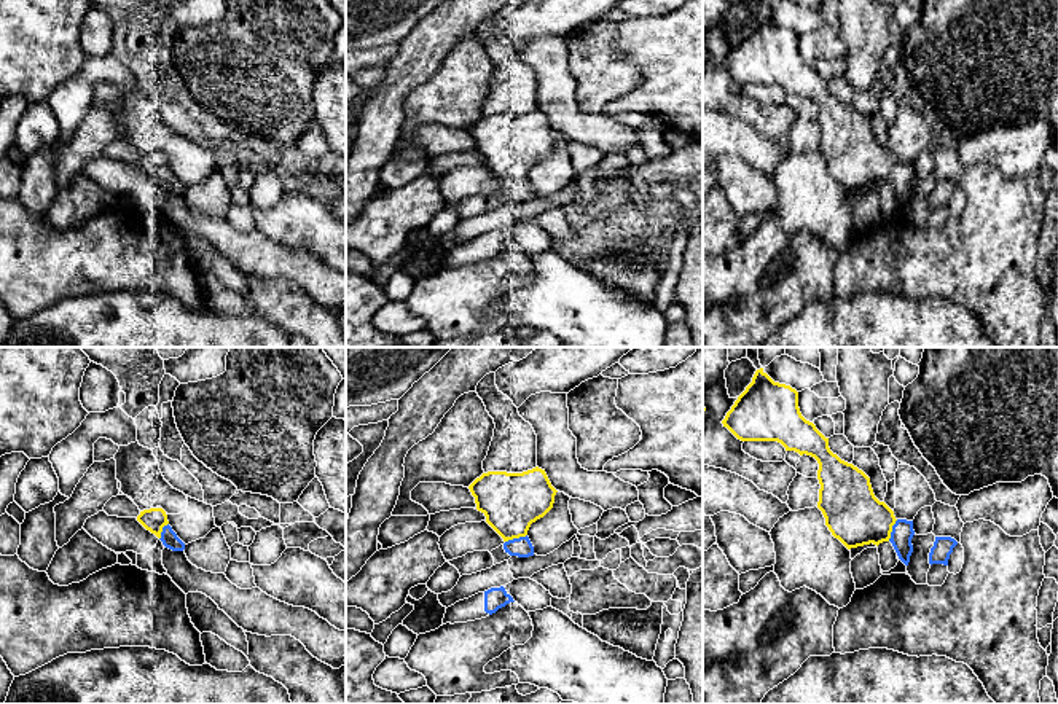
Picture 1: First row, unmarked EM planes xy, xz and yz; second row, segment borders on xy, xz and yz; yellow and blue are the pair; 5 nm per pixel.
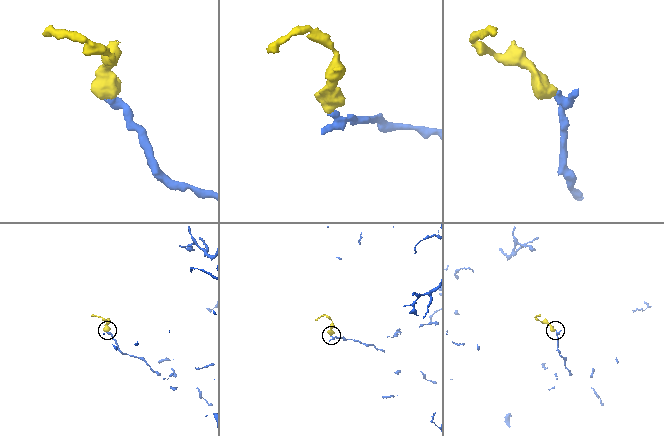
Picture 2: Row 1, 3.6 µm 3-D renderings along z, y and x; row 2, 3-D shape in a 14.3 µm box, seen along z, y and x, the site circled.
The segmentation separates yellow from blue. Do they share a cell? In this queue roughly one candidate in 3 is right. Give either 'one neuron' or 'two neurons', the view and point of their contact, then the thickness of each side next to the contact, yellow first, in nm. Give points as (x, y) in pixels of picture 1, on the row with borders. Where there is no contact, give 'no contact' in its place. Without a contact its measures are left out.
one neuron | xz (515, 537) | 300/100 nm

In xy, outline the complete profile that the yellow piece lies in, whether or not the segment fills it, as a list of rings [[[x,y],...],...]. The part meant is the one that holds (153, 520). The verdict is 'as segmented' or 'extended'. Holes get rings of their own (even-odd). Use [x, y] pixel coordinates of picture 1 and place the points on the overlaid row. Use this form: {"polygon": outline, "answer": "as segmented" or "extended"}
{"polygon": [[[150,508],[140,511],[137,521],[151,534],[155,534],[166,548],[172,551],[183,551],[185,543],[177,537],[167,521],[167,514],[163,508]]], "answer": "extended"}

